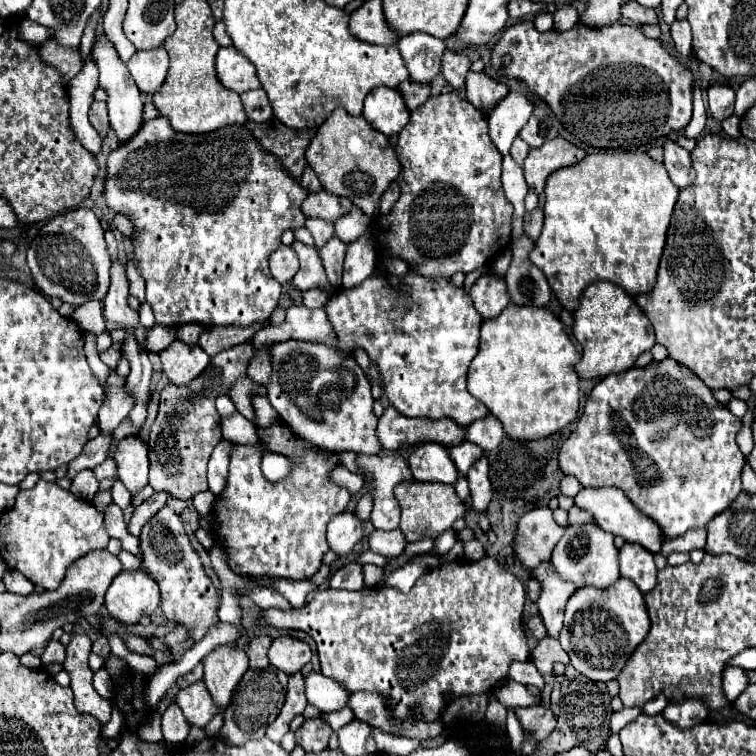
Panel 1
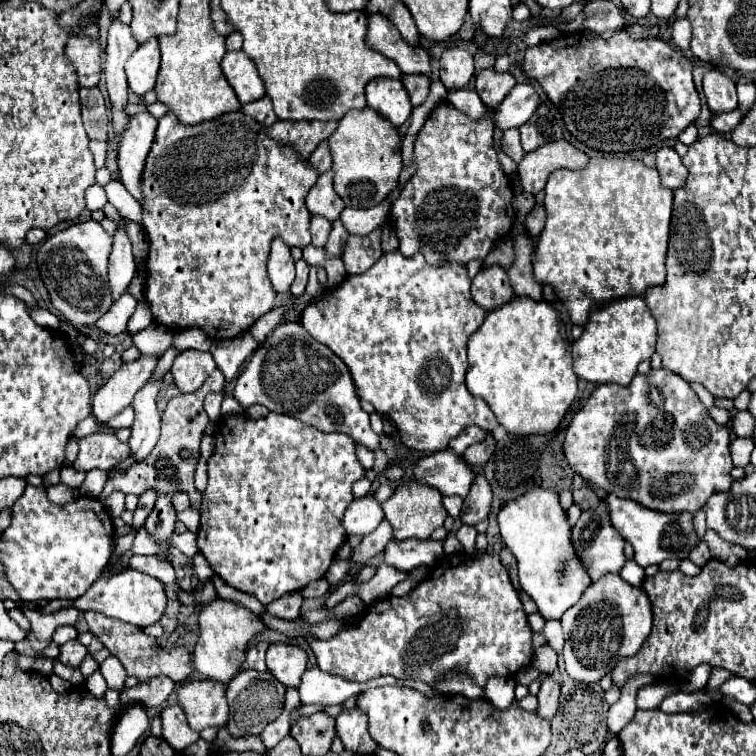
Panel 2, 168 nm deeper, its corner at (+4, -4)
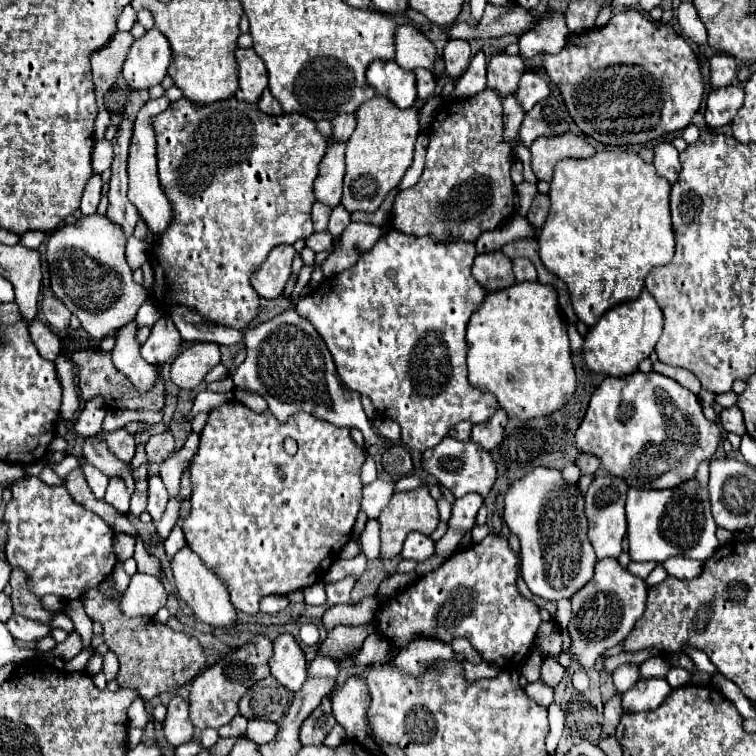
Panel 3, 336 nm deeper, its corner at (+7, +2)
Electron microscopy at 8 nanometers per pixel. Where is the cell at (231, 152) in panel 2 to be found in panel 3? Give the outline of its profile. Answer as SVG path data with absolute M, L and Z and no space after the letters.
M180 98L168 106L162 114L154 118L154 132L156 132L156 152L158 152L158 178L164 194L168 196L172 204L172 222L166 228L164 234L160 234L150 248L150 264L154 268L154 286L150 292L150 298L156 300L164 310L170 310L174 306L184 306L200 314L206 322L218 324L218 326L230 326L230 328L246 328L260 312L260 296L252 288L252 272L264 264L270 248L278 244L294 244L298 238L306 240L314 234L310 210L316 202L312 192L312 182L318 176L318 164L322 156L326 154L326 138L320 136L314 122L302 114L282 114L282 116L268 116L256 108L256 104L250 102L238 102L236 98L228 98L216 104L208 106L192 106L190 100Z

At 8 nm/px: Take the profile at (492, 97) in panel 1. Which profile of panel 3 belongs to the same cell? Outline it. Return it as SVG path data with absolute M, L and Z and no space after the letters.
M496 54L488 62L488 82L486 88L496 90L500 98L514 94L518 88L518 80L524 74L524 64L520 56L506 56L506 54Z

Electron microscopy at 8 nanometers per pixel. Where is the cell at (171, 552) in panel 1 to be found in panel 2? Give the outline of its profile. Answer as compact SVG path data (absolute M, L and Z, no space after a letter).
M169 496L157 498L153 512L145 520L145 528L153 538L159 538L159 542L167 546L167 538L173 534L175 528L175 510Z

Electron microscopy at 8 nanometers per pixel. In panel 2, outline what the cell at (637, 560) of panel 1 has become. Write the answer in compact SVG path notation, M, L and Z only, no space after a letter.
M627 560L619 576L621 576L625 582L629 582L629 584L633 584L633 586L637 586L637 588L639 588L639 586L643 584L643 580L645 580L643 568L641 568L641 566L637 566L637 564L635 564L635 560Z

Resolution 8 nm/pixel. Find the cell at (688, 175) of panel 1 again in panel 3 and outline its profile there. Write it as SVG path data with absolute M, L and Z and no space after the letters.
M662 142L654 148L654 166L656 172L666 178L668 182L676 182L678 180L678 172L680 172L680 160L678 160L678 150L670 144L670 142Z

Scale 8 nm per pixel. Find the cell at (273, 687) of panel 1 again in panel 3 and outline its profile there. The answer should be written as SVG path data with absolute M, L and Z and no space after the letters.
M272 676L256 682L242 698L240 698L240 714L248 720L272 720L280 722L286 714L288 690Z

